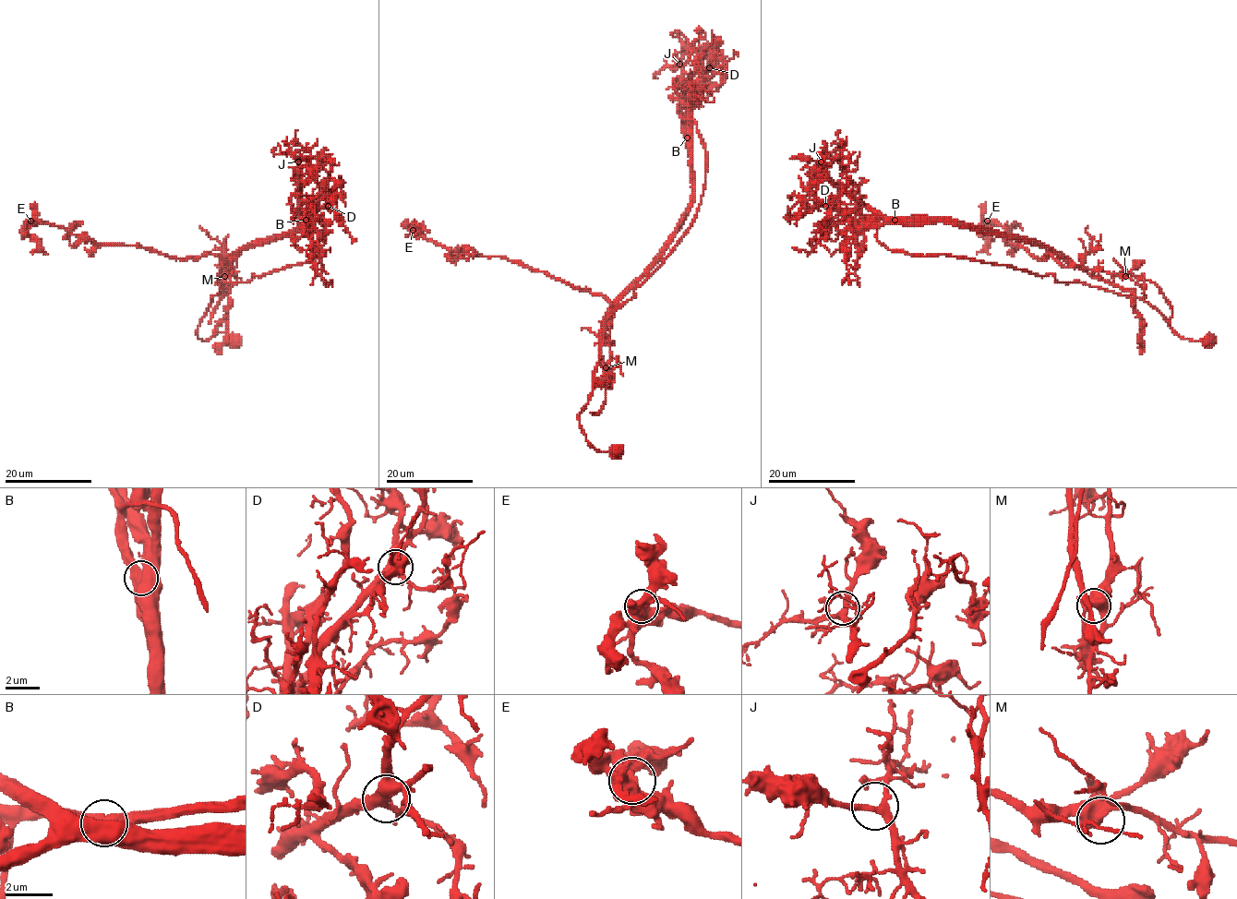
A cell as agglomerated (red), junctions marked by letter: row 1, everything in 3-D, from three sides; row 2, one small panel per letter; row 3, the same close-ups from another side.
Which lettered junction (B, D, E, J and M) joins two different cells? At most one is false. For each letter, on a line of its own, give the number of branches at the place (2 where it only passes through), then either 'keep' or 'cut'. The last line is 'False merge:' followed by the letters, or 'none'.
B: 2 branches meet; cut
D: 3 branches meet; keep
E: 3 branches meet; keep
J: 3 branches meet; keep
M: 4 branches meet; keep
False merge: B

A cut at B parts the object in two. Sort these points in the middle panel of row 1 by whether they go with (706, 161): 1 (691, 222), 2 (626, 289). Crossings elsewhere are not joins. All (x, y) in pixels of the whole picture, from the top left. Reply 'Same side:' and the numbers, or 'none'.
Same side: 1

